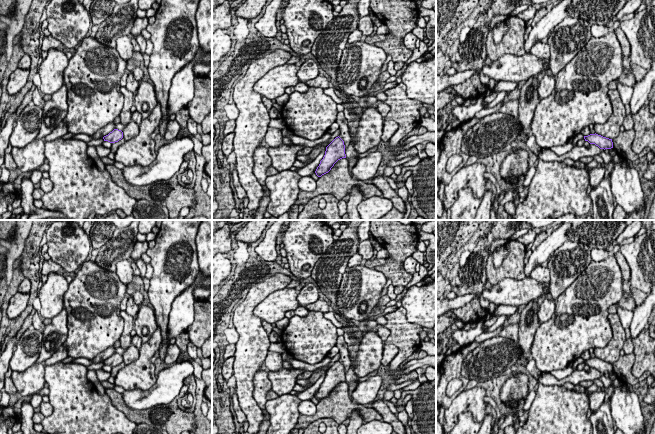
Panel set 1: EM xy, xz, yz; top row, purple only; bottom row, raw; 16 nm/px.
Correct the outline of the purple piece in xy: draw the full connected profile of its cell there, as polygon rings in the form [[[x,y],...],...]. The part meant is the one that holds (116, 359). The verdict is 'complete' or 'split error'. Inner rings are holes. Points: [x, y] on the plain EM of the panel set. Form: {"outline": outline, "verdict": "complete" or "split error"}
{"outline": [[[114,353],[112,356],[110,356],[108,359],[104,360],[104,365],[108,365],[110,367],[118,366],[123,362],[123,356],[118,353]]], "verdict": "complete"}

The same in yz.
{"outline": [[[590,358],[588,360],[584,360],[585,365],[588,365],[590,368],[595,368],[600,373],[611,373],[613,372],[612,363],[603,361],[598,358]]], "verdict": "complete"}

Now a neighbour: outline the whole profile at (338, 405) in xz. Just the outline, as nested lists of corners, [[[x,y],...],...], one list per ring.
[[[346,382],[340,383],[331,394],[319,401],[316,413],[312,416],[301,415],[298,419],[298,434],[303,434],[305,428],[314,421],[322,418],[332,418],[338,424],[343,423],[354,411],[358,411],[364,423],[373,420],[382,420],[382,416],[373,408],[356,405],[349,396],[349,386]]]

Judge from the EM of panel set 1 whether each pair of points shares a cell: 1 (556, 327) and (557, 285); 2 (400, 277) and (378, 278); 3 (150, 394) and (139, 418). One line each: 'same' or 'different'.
1: different
2: different
3: different

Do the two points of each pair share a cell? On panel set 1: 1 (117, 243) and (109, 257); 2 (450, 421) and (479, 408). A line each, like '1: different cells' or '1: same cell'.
1: same cell
2: same cell

